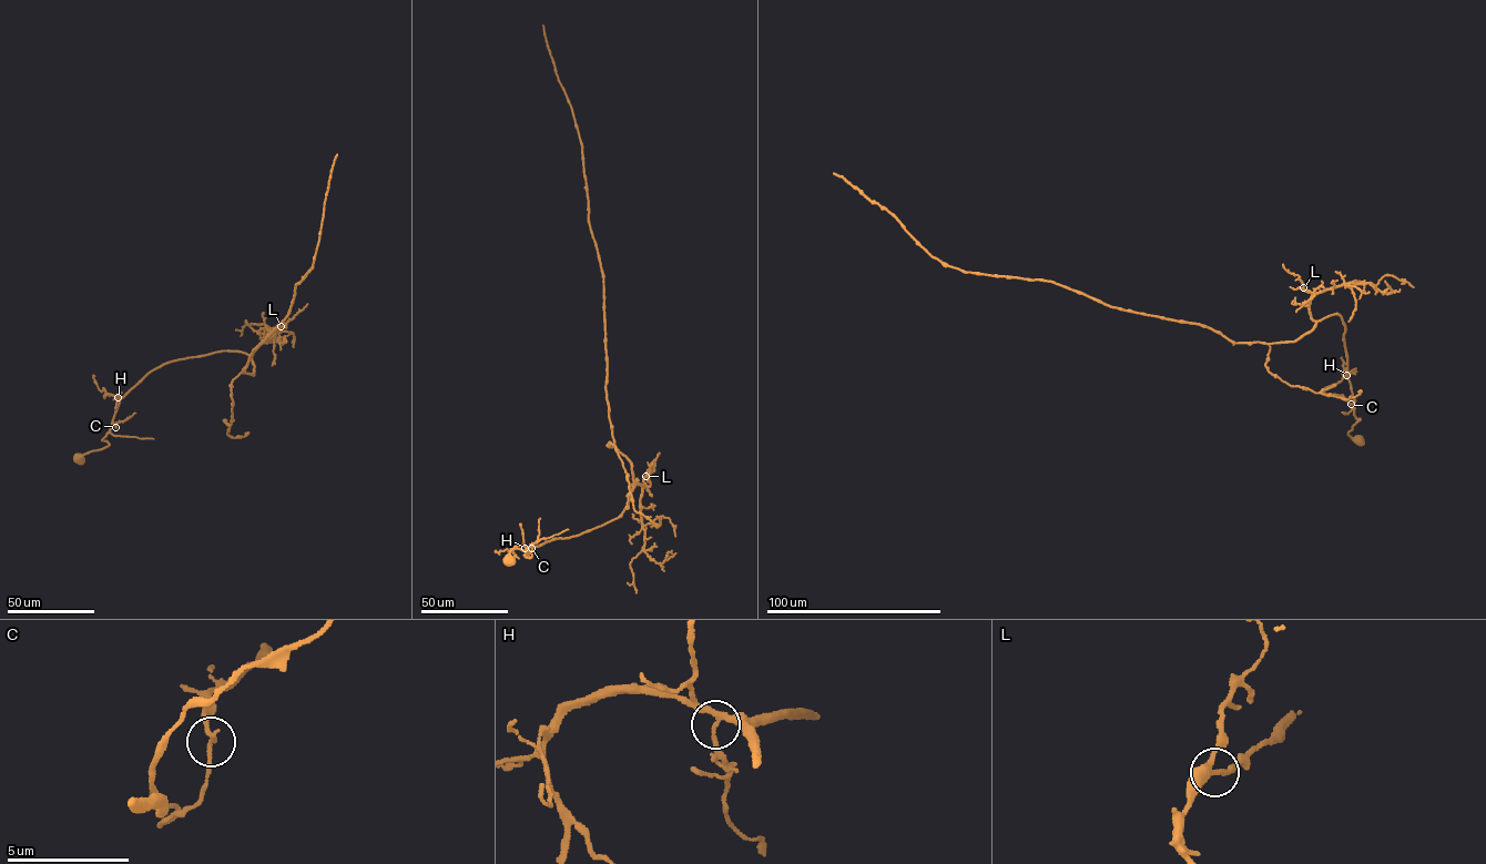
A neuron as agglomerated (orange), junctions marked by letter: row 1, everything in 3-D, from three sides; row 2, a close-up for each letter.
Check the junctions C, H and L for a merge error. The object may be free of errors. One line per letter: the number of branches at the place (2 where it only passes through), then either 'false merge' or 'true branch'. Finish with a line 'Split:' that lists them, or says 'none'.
C: branches 2; true branch
H: branches 3; true branch
L: branches 3; true branch
Split: none

